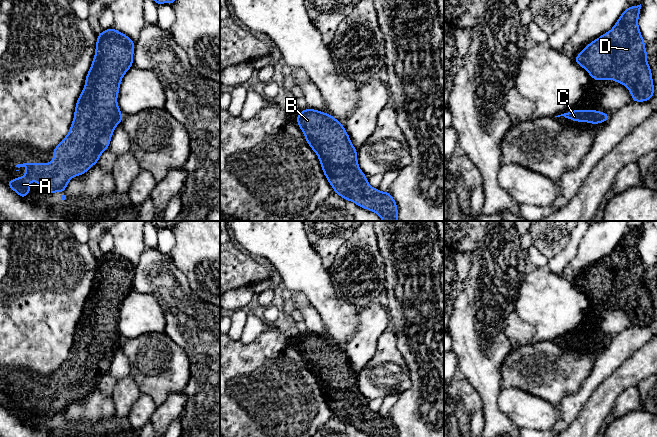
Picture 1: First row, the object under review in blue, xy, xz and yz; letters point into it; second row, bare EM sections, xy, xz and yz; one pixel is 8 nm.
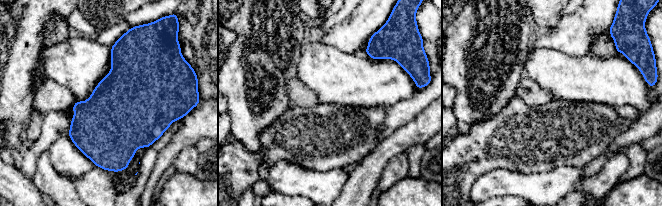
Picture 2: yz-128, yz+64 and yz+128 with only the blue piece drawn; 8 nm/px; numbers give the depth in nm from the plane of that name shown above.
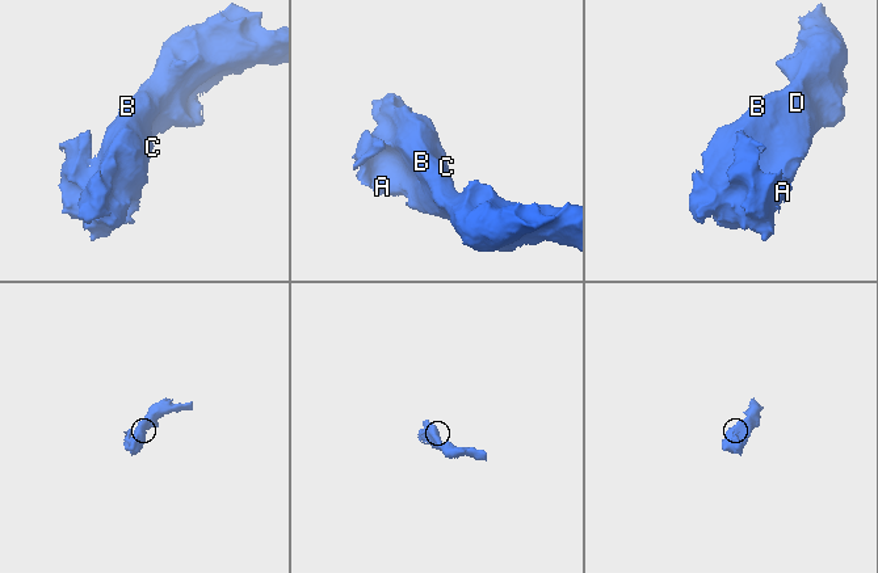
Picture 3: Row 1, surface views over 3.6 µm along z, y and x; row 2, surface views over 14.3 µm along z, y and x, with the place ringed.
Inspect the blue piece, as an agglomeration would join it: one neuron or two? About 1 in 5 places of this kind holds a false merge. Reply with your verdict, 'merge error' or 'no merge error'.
no merge error

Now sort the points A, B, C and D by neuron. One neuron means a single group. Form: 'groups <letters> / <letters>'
groups A B C D

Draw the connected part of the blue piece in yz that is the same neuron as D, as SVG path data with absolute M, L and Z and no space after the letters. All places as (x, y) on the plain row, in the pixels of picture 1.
M641 228L637 230L626 231L620 239L612 253L599 262L594 263L591 267L584 271L582 275L575 281L574 285L596 305L614 304L616 307L623 308L631 317L632 326L645 326L654 320L654 307L652 303L652 295L647 285L647 274L645 272L645 264L641 259L638 250Z

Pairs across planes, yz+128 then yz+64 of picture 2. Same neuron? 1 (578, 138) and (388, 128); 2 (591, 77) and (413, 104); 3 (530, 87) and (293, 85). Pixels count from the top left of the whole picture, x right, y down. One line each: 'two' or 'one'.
1: two
2: two
3: one

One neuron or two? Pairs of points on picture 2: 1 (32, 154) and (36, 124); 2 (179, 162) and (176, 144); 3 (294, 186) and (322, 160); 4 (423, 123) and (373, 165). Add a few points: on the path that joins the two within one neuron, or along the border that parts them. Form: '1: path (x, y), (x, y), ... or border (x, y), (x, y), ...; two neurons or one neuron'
1: border (42, 122), (40, 136), (30, 147), (26, 148); two neurons
2: border (194, 144), (185, 147), (172, 163); two neurons
3: border (290, 162), (317, 170), (335, 168); two neurons
4: path (411, 134), (394, 144), (385, 153); one neuron

